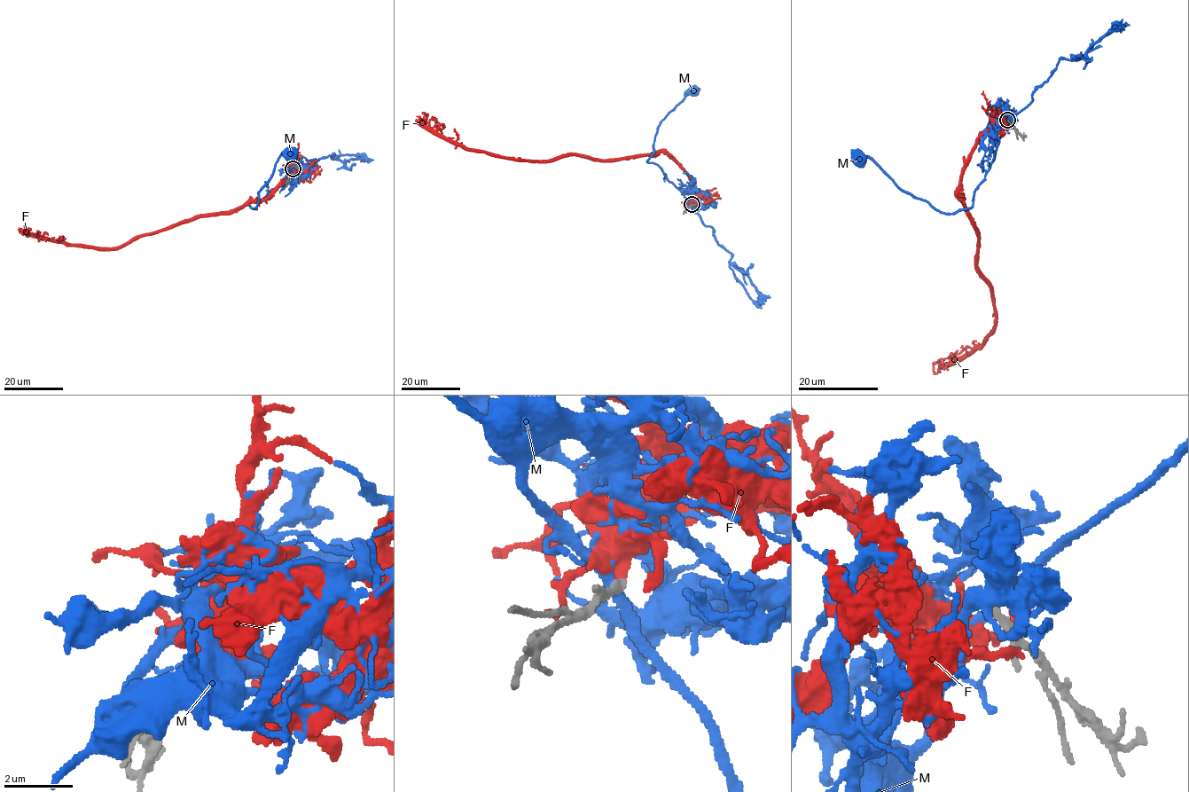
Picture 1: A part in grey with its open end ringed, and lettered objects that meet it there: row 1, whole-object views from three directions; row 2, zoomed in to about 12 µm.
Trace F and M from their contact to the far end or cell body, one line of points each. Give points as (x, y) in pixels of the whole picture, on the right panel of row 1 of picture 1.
F: (1006, 120), (980, 138), (958, 192), (978, 238), (994, 327), (961, 361), (934, 363), (938, 372)
M: (1008, 121), (973, 206), (952, 213), (939, 212), (914, 198), (868, 157), (859, 158)

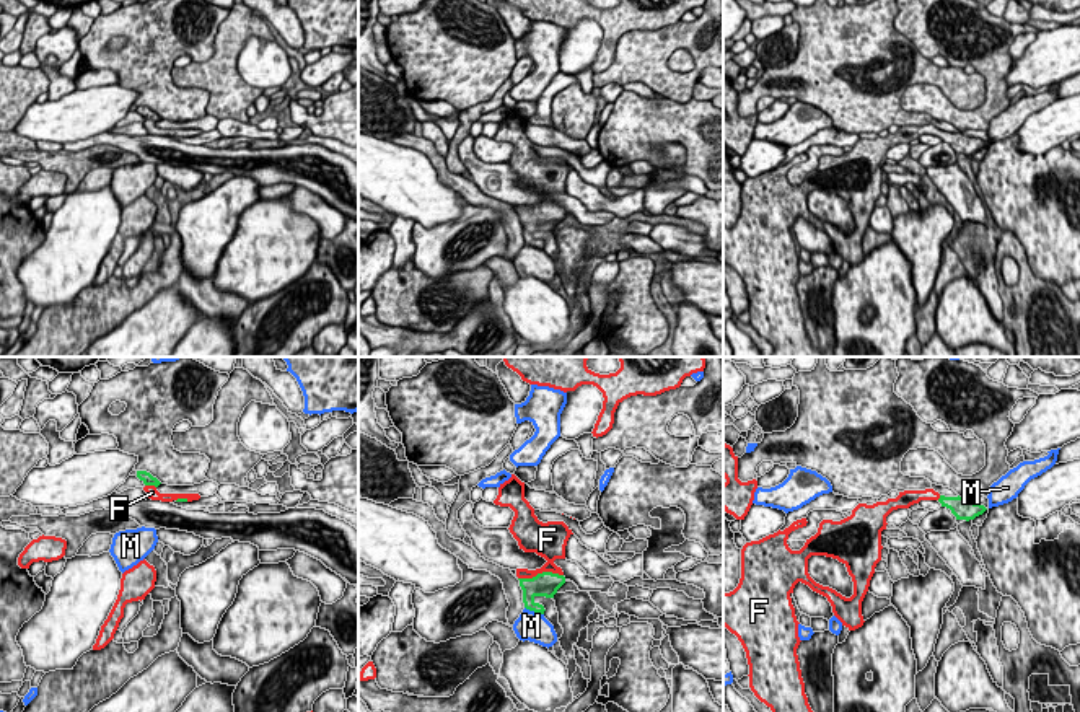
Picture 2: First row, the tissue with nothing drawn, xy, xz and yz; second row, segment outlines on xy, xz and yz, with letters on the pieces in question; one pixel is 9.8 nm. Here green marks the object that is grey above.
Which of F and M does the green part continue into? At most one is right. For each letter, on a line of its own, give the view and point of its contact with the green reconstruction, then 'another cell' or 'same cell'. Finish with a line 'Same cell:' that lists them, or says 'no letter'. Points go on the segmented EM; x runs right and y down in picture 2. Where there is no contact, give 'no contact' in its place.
F: meets green in xz at (540, 574); same cell
M: meets green in xz at (535, 611); another cell
Same cell: F

